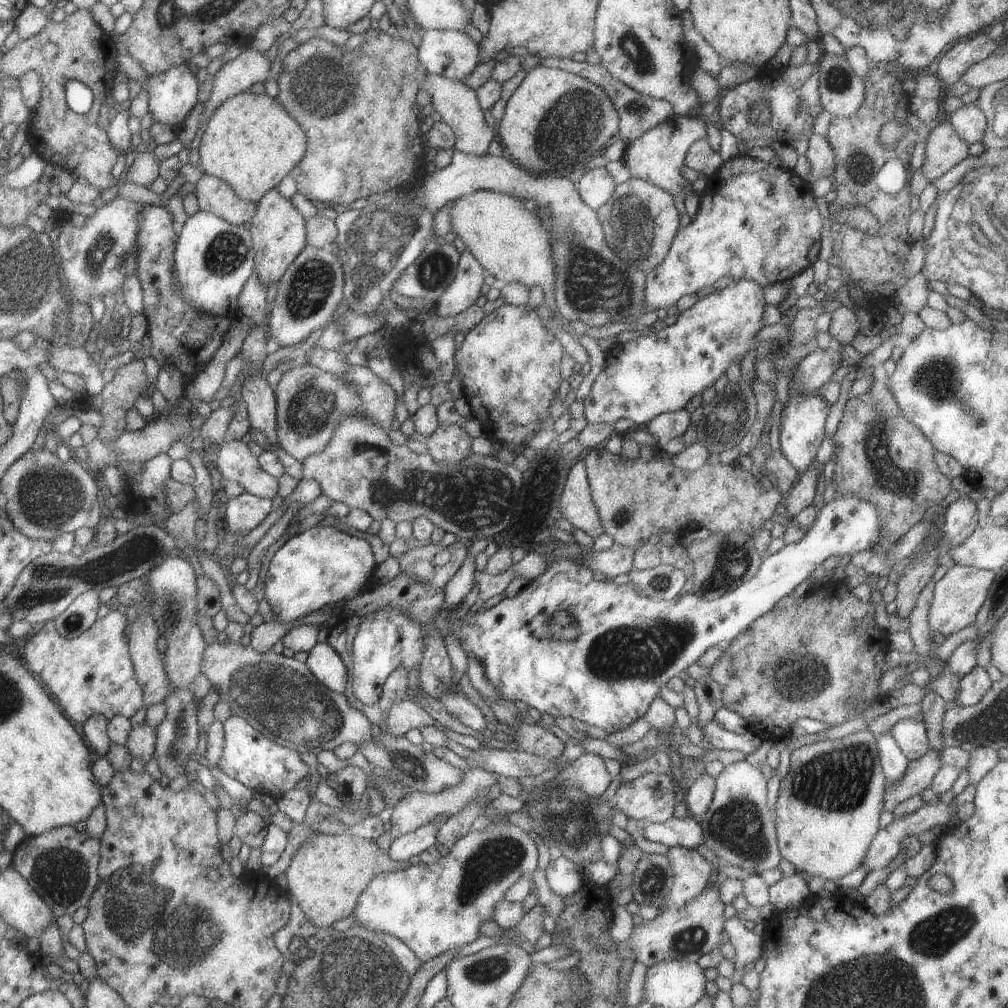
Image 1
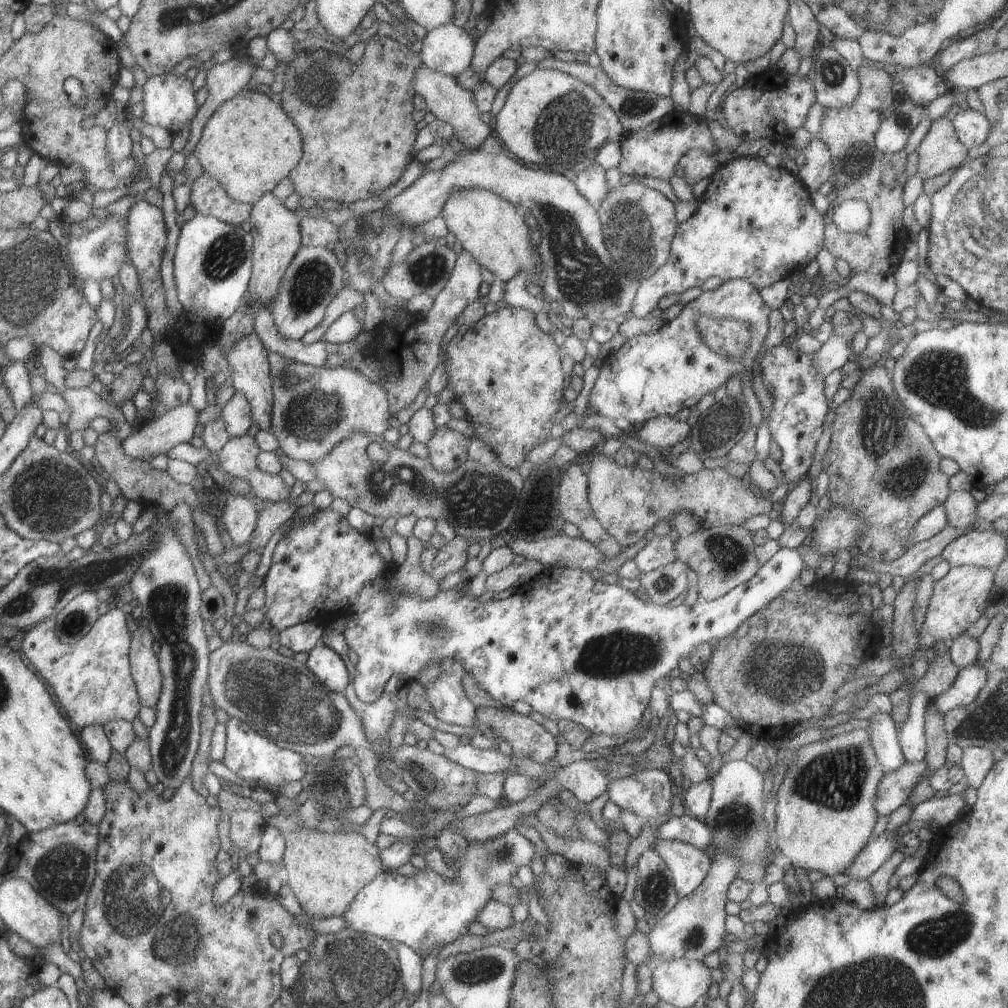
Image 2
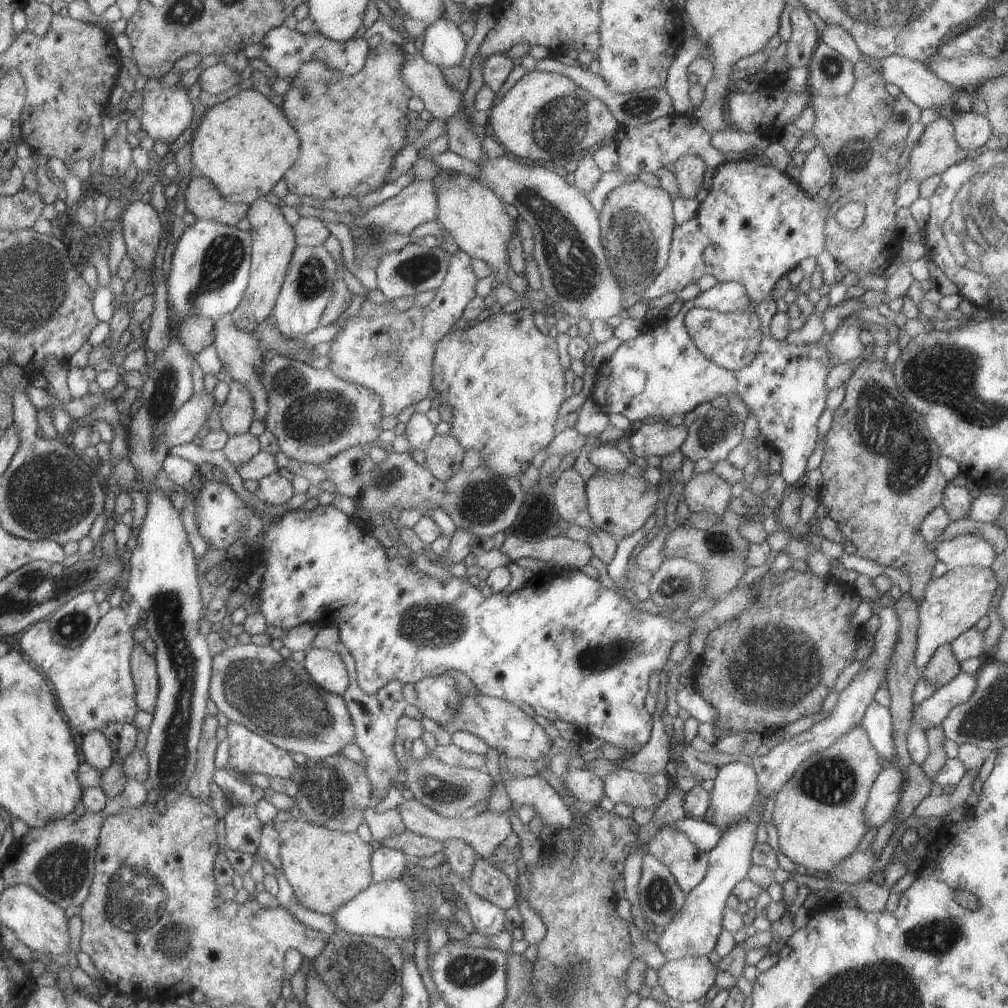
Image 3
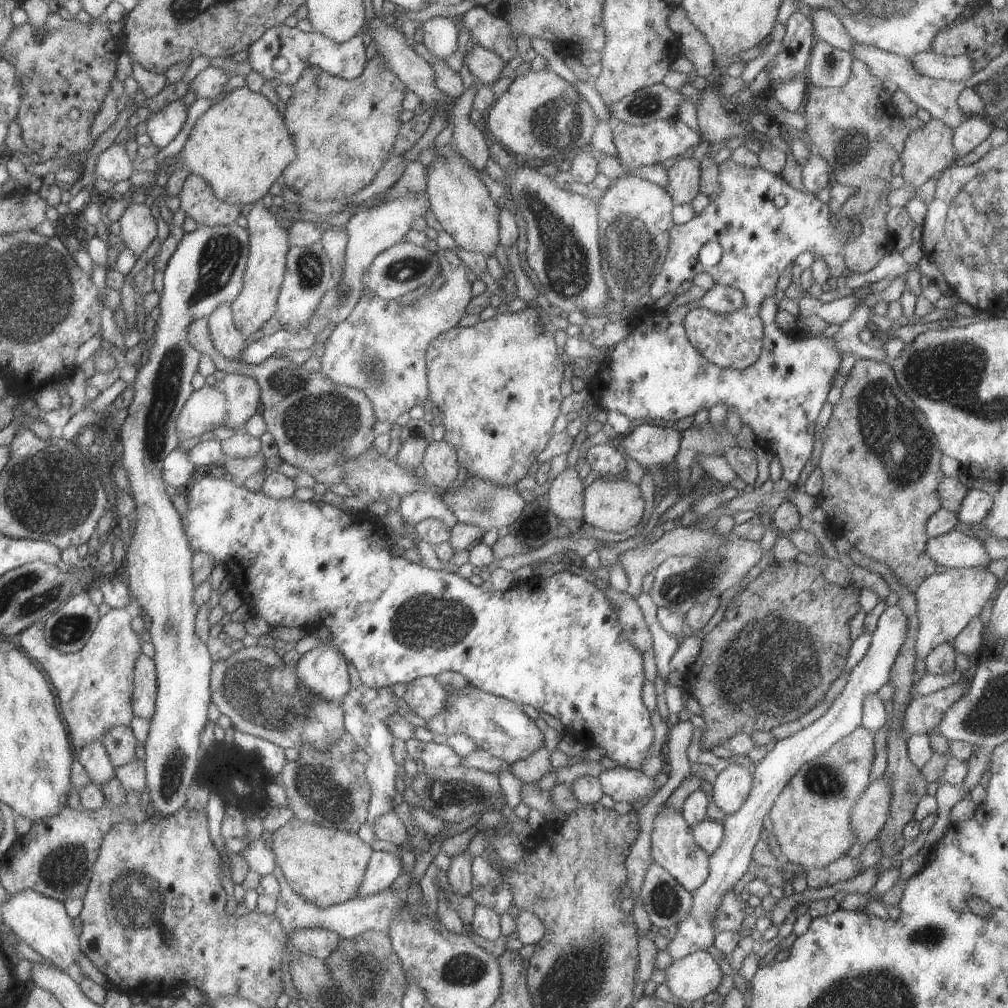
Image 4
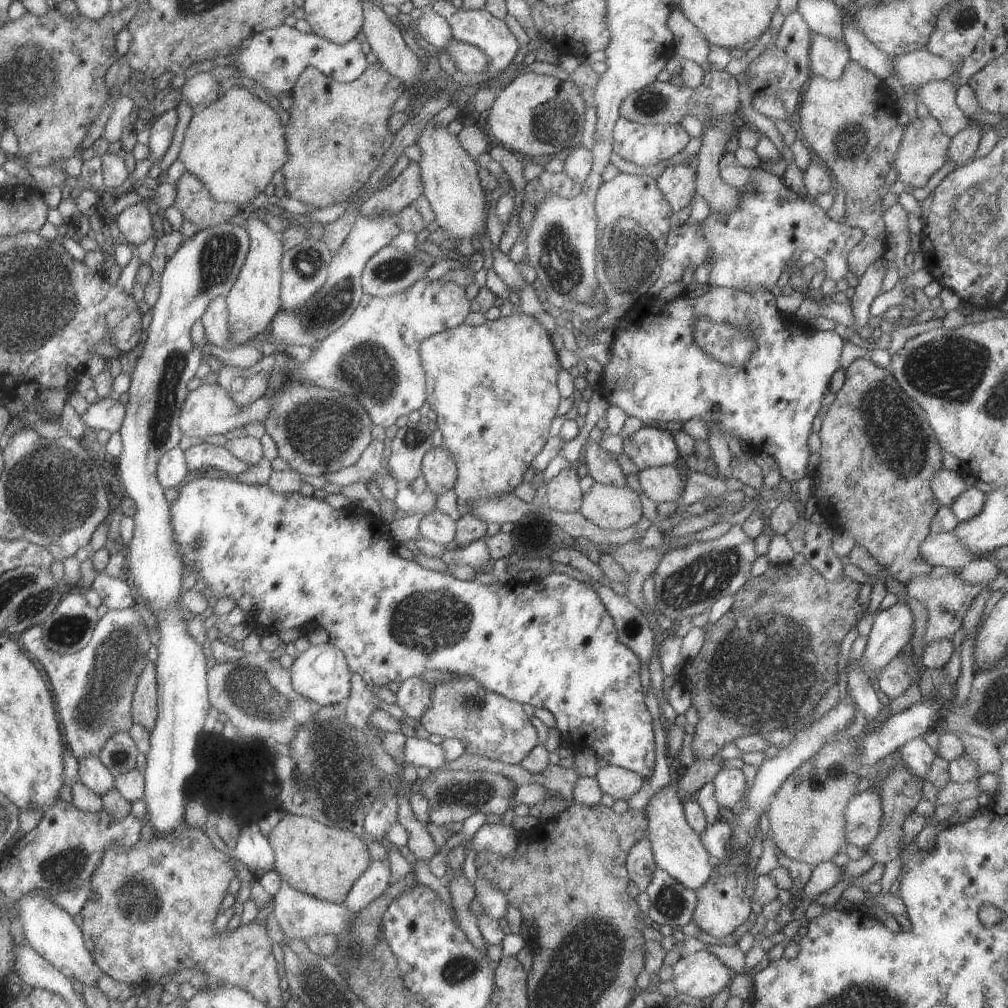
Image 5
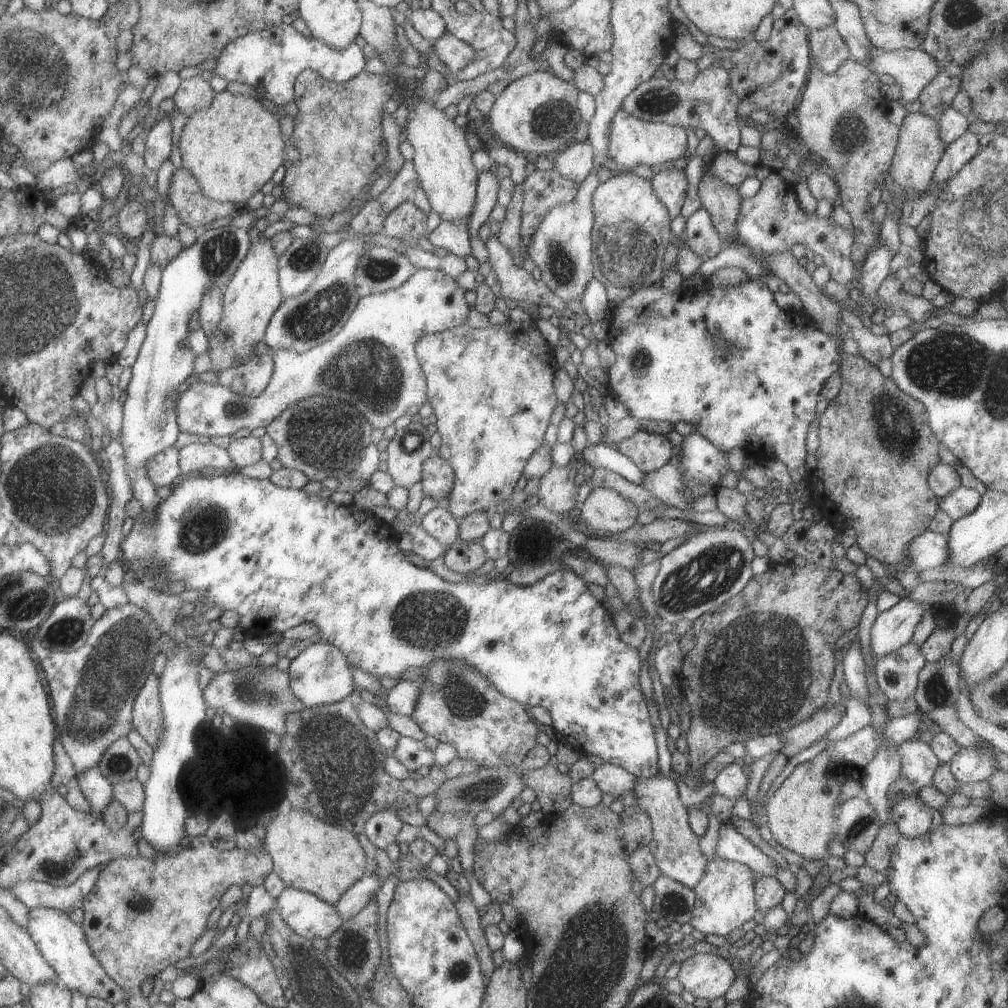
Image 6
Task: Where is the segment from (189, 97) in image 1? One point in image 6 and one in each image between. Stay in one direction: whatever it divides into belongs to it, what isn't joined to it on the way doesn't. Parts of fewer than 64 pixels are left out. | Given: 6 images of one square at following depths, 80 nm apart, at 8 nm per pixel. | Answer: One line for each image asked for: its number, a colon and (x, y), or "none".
2: (168, 102)
3: (166, 112)
4: (162, 127)
5: (161, 129)
6: (157, 143)

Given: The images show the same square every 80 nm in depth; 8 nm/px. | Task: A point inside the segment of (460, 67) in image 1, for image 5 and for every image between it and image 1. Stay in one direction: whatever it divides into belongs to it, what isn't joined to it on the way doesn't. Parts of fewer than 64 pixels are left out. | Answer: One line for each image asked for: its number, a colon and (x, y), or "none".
2: (447, 49)
3: (442, 44)
4: (439, 34)
5: (432, 27)

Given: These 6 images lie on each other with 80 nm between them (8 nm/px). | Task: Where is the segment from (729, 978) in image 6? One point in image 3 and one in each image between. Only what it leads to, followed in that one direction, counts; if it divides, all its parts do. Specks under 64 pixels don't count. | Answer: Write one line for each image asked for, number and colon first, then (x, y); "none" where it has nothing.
3: (688, 978)
4: (691, 977)
5: (699, 974)

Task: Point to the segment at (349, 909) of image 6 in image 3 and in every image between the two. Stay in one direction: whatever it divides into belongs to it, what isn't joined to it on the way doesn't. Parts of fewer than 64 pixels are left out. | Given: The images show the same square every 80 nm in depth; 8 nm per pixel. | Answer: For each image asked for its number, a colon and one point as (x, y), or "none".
3: (385, 864)
4: (382, 869)
5: (374, 880)

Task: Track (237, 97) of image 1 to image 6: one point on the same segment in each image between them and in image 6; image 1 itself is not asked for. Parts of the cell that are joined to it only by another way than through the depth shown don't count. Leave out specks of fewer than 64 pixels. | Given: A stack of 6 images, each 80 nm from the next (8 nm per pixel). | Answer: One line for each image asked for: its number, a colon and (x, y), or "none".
2: (249, 144)
3: (243, 145)
4: (240, 145)
5: (233, 145)
6: (232, 147)

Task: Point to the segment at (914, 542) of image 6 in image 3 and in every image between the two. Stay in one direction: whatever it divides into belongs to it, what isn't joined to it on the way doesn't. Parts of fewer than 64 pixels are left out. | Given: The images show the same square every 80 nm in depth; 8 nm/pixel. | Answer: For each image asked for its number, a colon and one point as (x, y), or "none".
3: (959, 551)
4: (954, 549)
5: (937, 549)

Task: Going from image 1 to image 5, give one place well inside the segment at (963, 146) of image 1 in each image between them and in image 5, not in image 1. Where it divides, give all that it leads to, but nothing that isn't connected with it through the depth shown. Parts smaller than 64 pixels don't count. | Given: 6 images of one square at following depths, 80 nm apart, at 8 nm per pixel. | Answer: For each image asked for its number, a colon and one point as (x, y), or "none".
2: (939, 151)
3: (935, 150)
4: (928, 150)
5: (923, 147)

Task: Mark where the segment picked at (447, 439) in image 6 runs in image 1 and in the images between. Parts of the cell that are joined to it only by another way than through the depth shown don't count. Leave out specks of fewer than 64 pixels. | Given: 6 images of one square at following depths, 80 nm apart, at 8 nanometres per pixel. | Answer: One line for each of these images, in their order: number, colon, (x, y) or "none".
1: (508, 365)
2: (505, 372)
3: (501, 378)
4: (496, 384)
5: (492, 387)

